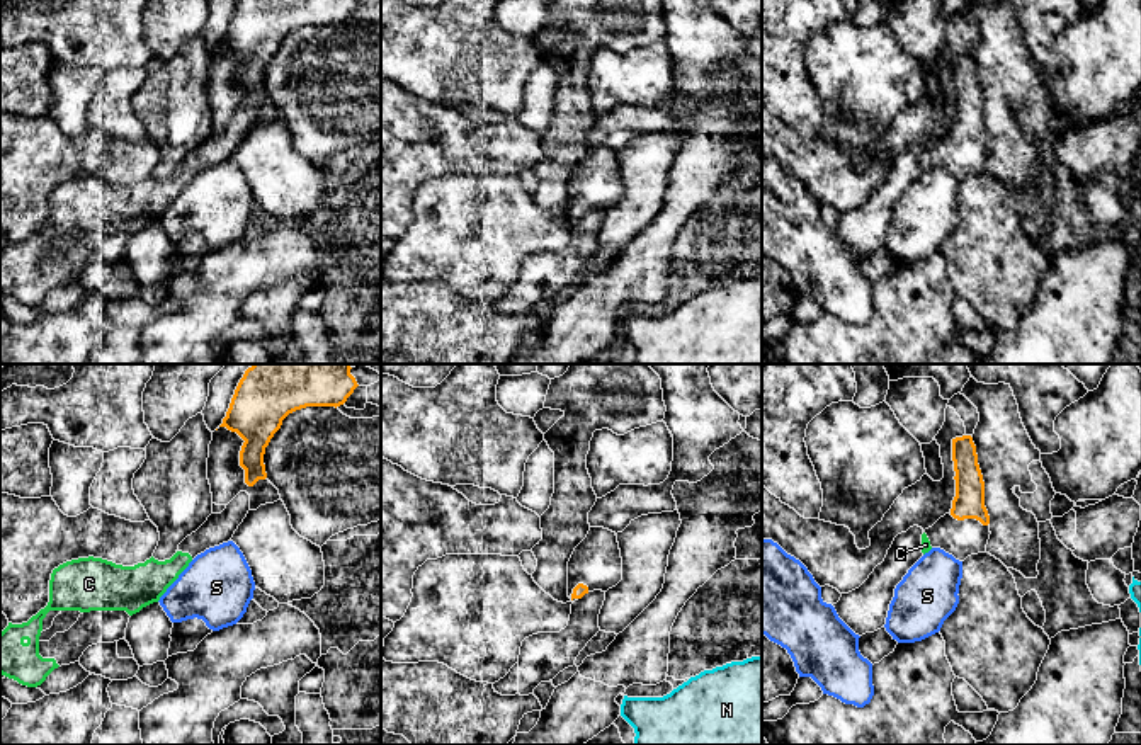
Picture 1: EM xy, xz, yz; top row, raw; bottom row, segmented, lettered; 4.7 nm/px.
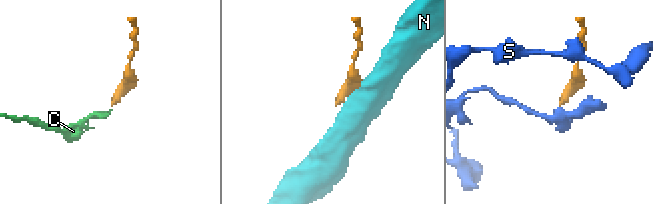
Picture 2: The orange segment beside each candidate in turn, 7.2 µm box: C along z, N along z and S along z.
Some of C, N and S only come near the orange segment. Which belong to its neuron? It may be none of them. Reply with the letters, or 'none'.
C

